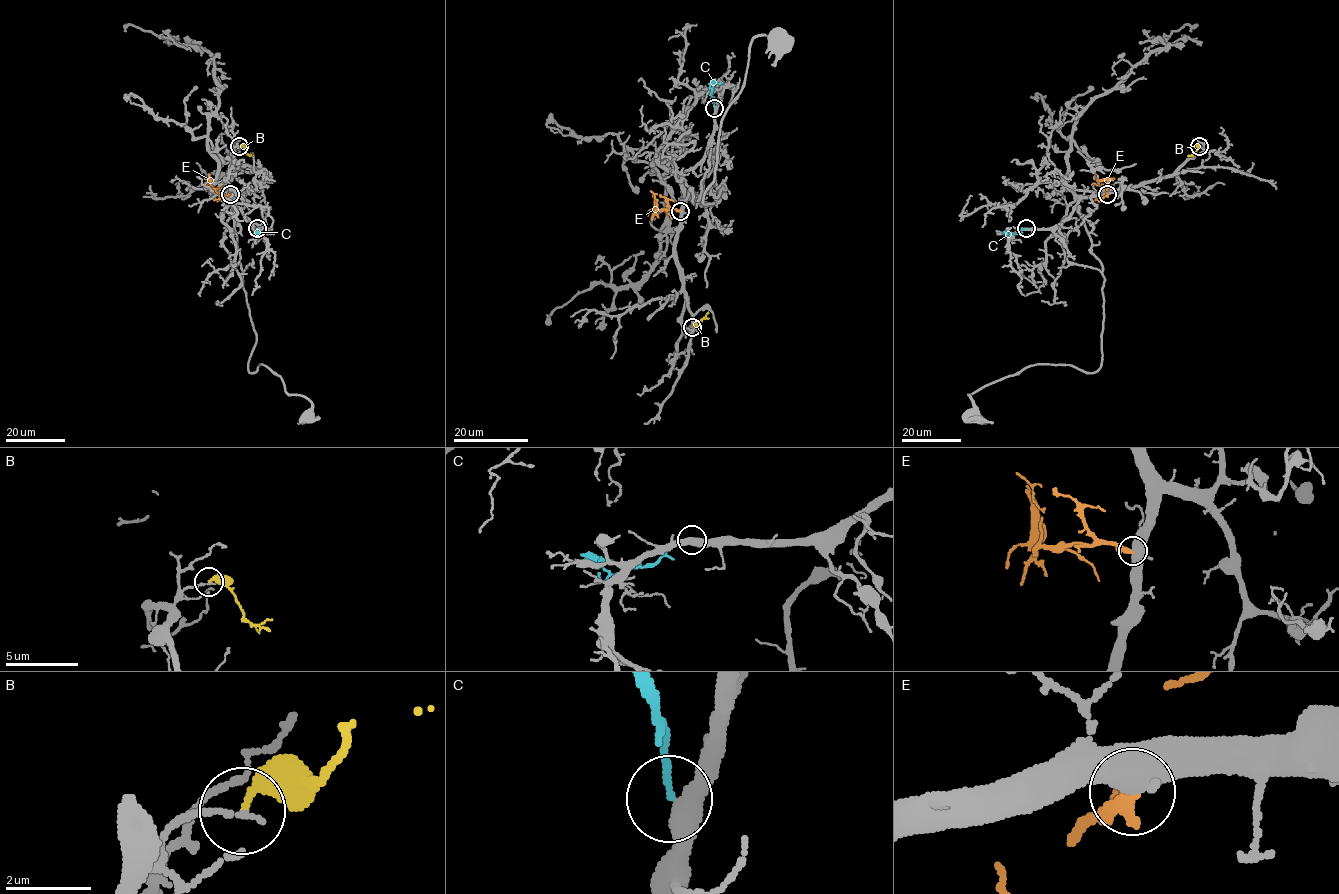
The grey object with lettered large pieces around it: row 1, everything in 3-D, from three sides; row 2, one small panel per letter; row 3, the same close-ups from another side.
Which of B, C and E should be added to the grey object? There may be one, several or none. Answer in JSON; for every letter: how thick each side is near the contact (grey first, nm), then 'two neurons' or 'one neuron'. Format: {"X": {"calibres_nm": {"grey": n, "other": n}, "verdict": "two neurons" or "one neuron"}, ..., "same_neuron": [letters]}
{"B": {"calibres_nm": {"grey": 140, "other": 280}, "verdict": "two neurons"}, "C": {"calibres_nm": {"grey": 440, "other": 150}, "verdict": "two neurons"}, "E": {"calibres_nm": {"grey": 480, "other": 360}, "verdict": "two neurons"}, "same_neuron": []}

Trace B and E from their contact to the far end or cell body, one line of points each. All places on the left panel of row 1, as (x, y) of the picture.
B: (239, 146), (252, 156)
E: (230, 194), (218, 193), (208, 174)

